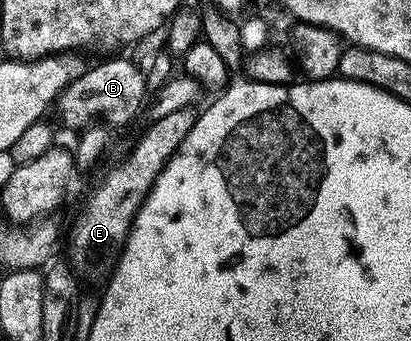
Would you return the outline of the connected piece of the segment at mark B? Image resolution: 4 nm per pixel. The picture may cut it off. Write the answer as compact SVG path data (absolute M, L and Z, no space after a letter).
M110 58L107 62L91 65L72 84L68 84L58 95L56 110L62 113L66 126L87 127L97 114L114 126L126 126L138 114L142 101L146 98L148 87L146 74L134 62L126 58Z

